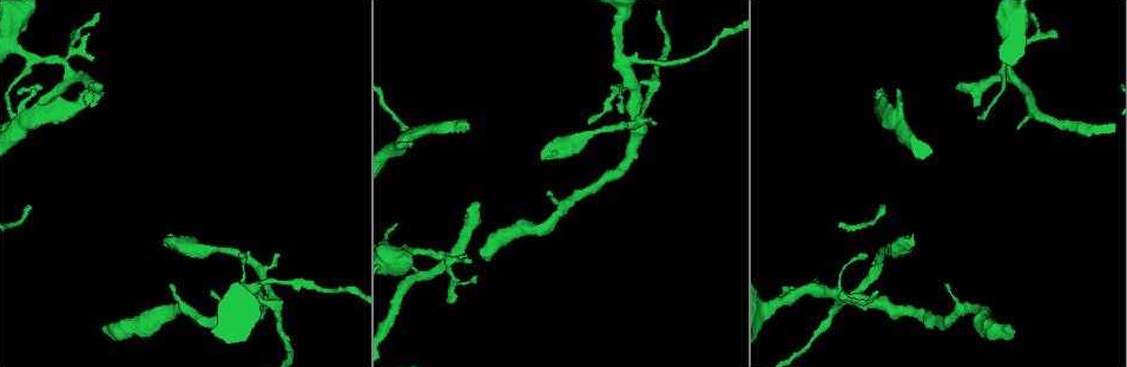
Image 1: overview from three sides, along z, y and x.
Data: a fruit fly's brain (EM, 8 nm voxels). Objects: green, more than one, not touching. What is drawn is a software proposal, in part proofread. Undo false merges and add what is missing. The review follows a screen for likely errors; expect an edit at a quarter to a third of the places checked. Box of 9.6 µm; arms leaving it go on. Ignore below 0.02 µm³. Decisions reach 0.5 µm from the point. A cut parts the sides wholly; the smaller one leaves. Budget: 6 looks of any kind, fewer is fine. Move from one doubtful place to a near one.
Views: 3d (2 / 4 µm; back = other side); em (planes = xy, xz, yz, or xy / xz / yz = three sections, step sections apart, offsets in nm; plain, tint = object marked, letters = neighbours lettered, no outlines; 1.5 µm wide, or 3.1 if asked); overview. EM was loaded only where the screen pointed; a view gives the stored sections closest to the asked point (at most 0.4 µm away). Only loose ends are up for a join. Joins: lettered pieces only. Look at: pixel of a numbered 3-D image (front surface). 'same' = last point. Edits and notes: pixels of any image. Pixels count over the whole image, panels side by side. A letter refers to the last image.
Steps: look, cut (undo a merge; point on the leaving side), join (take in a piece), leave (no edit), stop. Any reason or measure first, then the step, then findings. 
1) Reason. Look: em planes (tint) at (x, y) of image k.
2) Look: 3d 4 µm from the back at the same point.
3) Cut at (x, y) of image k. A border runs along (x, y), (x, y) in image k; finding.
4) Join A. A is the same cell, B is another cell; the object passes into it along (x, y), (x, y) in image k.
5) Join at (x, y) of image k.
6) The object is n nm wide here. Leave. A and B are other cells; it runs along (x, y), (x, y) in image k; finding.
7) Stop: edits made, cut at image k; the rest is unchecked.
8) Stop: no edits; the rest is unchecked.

Long arm stops here. Look: em yz step 8 (tint) at (911, 239) of image 1.

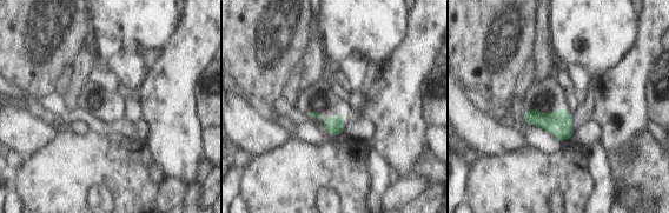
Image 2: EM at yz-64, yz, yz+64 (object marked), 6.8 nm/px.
Cut it another way. Look: em planes (letters) at the same point.

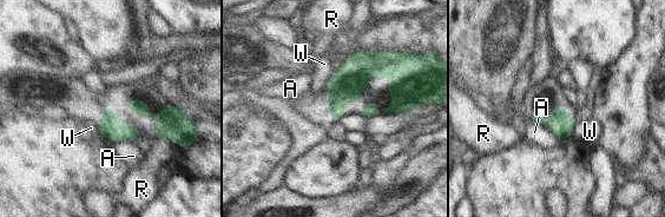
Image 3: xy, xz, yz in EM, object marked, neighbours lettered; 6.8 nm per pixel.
The longest contact is with A, 120 nm. Leave. A, R and W are other cells; no lettered piece goes on from it.

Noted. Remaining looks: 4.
A fork. Look: 3d 2 µm at (407, 249) of image 1.

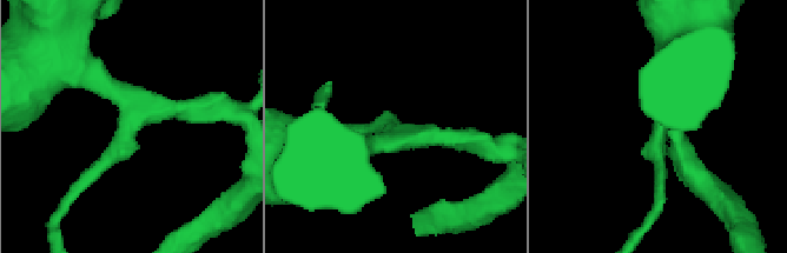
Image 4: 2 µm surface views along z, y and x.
Look: em planes (letters) at (132, 103) of image 4.

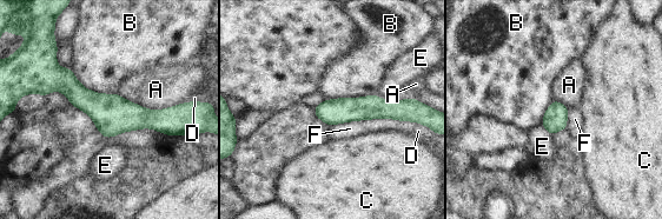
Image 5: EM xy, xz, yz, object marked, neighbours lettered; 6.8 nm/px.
Leave. A, B, C, D, E and F are other cells; it runs along (40, 87), (177, 118) in image 5; all the same cell.

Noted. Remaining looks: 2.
Branch stops here. Look: 3d 2 µm at (896, 90) of image 1.

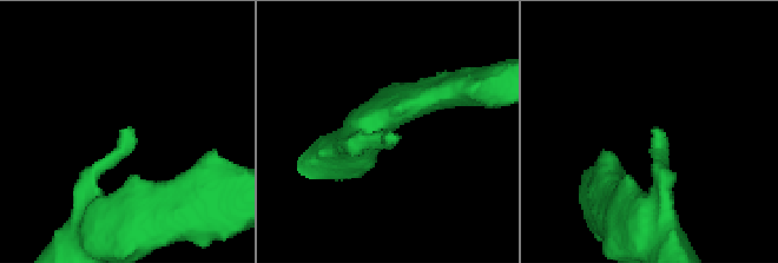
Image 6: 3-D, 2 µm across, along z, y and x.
Need the tissue. Look: em planes (letters) at (129, 129) of image 6.

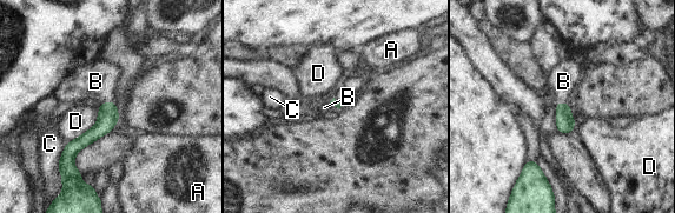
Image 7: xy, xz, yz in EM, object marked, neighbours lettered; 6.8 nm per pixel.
Join B. B is the same cell, A, C and D are other cells; the object passes into it along (108, 115), (105, 102), (96, 81) in image 7; the cell continues.

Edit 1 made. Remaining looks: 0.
Stop: edits made, join at image 7; the rest is unchecked.

